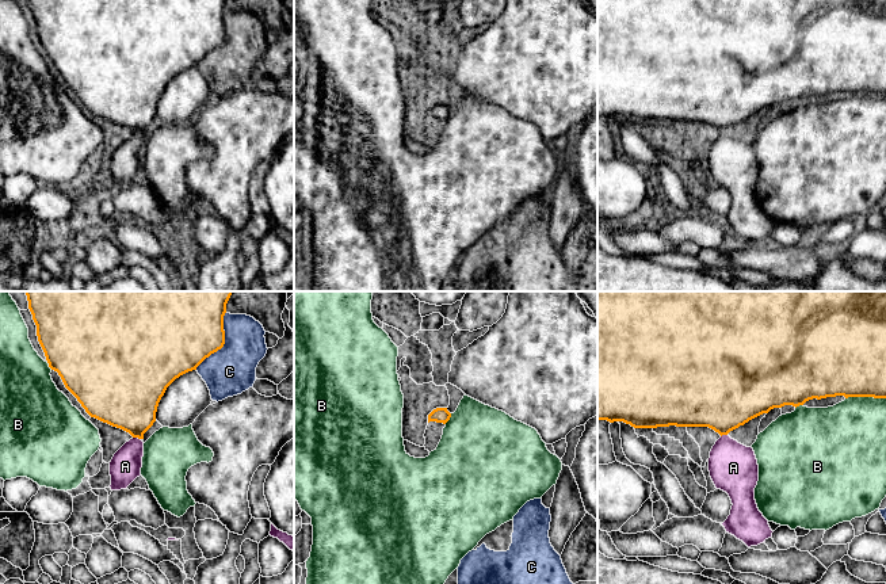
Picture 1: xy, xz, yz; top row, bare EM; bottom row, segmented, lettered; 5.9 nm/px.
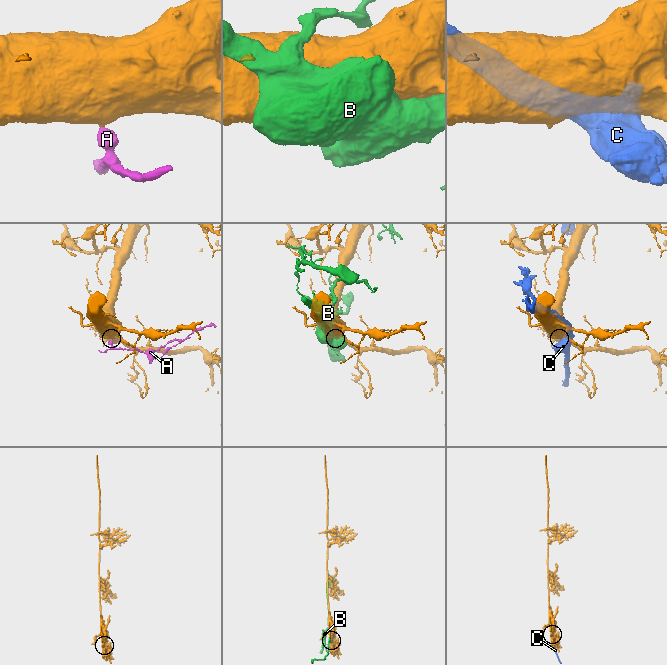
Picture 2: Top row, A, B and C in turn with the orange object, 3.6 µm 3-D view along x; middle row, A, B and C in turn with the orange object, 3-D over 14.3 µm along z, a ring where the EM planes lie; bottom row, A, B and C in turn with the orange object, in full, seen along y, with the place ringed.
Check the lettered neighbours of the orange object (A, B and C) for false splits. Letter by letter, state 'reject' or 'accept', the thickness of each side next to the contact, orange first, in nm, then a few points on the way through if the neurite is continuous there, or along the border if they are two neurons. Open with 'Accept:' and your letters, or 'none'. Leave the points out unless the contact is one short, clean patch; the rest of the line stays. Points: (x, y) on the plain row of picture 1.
Accept: A
A: accept; 380 nm thick on the orange side, 190 nm on the other; runs through xy (126, 92), (136, 110), (137, 133), (134, 145), (125, 163)
B: reject; 460 nm thick on the orange side, 420 nm on the other
C: reject; 380 nm thick on the orange side, 280 nm on the other

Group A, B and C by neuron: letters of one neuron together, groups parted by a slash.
A / B / C

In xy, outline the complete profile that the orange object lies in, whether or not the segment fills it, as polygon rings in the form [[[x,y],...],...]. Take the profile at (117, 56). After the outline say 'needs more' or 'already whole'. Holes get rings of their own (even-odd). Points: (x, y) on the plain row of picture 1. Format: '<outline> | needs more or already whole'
[[[28,0],[28,5],[49,64],[58,69],[65,84],[91,114],[133,133],[110,159],[111,187],[126,186],[141,172],[144,130],[156,118],[167,84],[224,43],[226,0]]] | needs more

